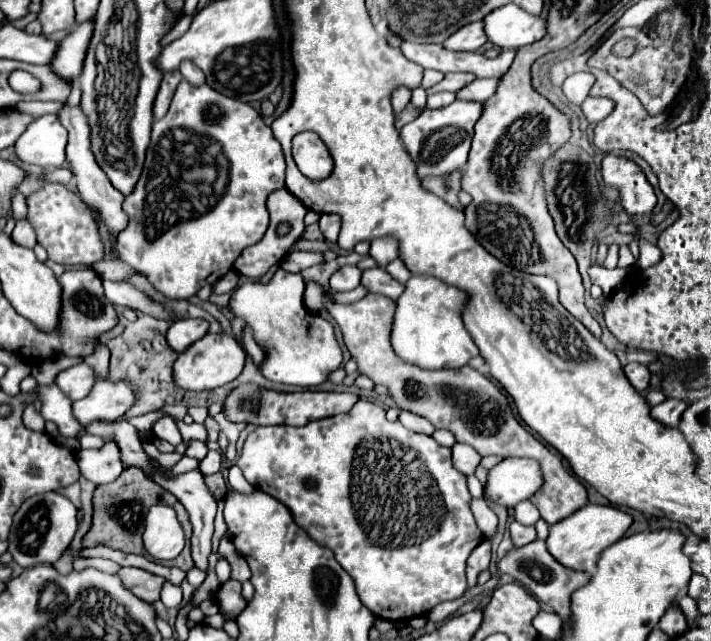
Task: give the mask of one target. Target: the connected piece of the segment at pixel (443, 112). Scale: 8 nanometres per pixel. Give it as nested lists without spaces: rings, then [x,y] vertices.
[[[455,99],[451,105],[443,109],[425,109],[415,121],[407,123],[401,129],[401,141],[407,147],[409,157],[413,159],[417,167],[417,177],[441,177],[441,175],[451,175],[453,171],[459,171],[467,163],[467,155],[471,149],[471,139],[473,139],[473,127],[477,119],[481,117],[485,103],[477,101],[463,101]]]

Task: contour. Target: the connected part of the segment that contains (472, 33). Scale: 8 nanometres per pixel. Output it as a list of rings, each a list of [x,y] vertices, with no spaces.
[[[475,21],[475,23],[461,27],[457,33],[453,33],[443,43],[443,47],[449,51],[479,51],[485,43],[487,43],[485,25],[483,25],[483,21]]]

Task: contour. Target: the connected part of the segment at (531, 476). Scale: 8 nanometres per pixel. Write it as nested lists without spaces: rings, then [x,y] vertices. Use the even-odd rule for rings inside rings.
[[[511,457],[511,459],[505,459],[503,463],[495,465],[489,471],[485,493],[493,501],[497,501],[499,505],[503,505],[503,507],[515,507],[519,501],[525,501],[525,499],[533,497],[541,489],[541,483],[543,483],[543,475],[541,475],[541,467],[539,467],[539,463],[535,459]]]

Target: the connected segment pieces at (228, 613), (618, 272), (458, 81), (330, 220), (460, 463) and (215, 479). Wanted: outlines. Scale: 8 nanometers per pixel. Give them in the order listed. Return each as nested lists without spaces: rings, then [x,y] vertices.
[[[229,579],[227,583],[221,583],[221,587],[215,591],[215,601],[217,601],[219,613],[225,619],[235,619],[247,607],[247,601],[241,595],[241,583],[233,579]]]
[[[593,265],[589,269],[589,275],[591,275],[595,285],[603,287],[605,295],[611,295],[621,285],[621,281],[625,279],[627,269],[619,269],[619,267],[617,269],[605,269],[603,265]]]
[[[447,73],[445,79],[437,85],[433,85],[427,93],[437,93],[437,91],[453,91],[457,93],[459,89],[463,89],[465,85],[469,85],[473,79],[477,79],[473,73]]]
[[[321,215],[319,227],[321,227],[323,237],[329,243],[335,243],[337,241],[337,235],[339,235],[339,227],[341,227],[341,217],[339,215]]]
[[[465,443],[453,445],[453,465],[463,475],[473,475],[479,461],[481,461],[481,455],[477,455],[477,451],[471,445],[465,445]]]
[[[215,473],[215,475],[207,477],[207,485],[211,487],[211,491],[213,491],[213,495],[215,495],[215,499],[217,499],[217,501],[221,501],[221,499],[225,497],[227,485],[225,485],[225,479],[223,479],[223,475],[221,475],[221,473]]]

